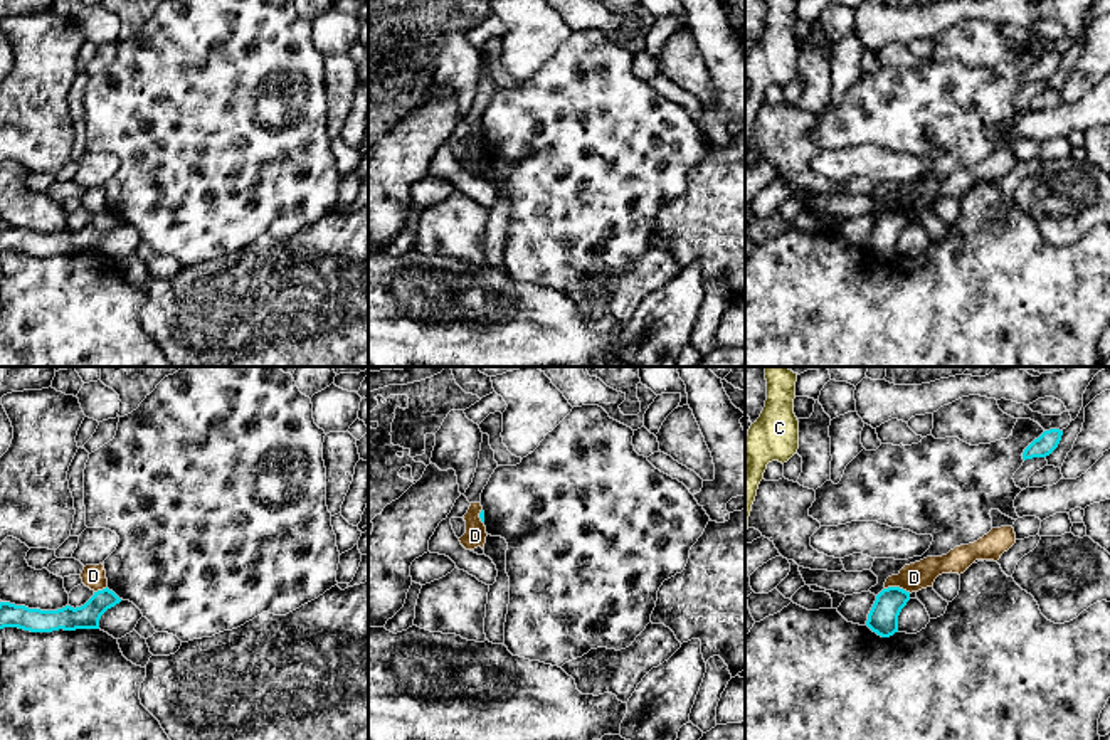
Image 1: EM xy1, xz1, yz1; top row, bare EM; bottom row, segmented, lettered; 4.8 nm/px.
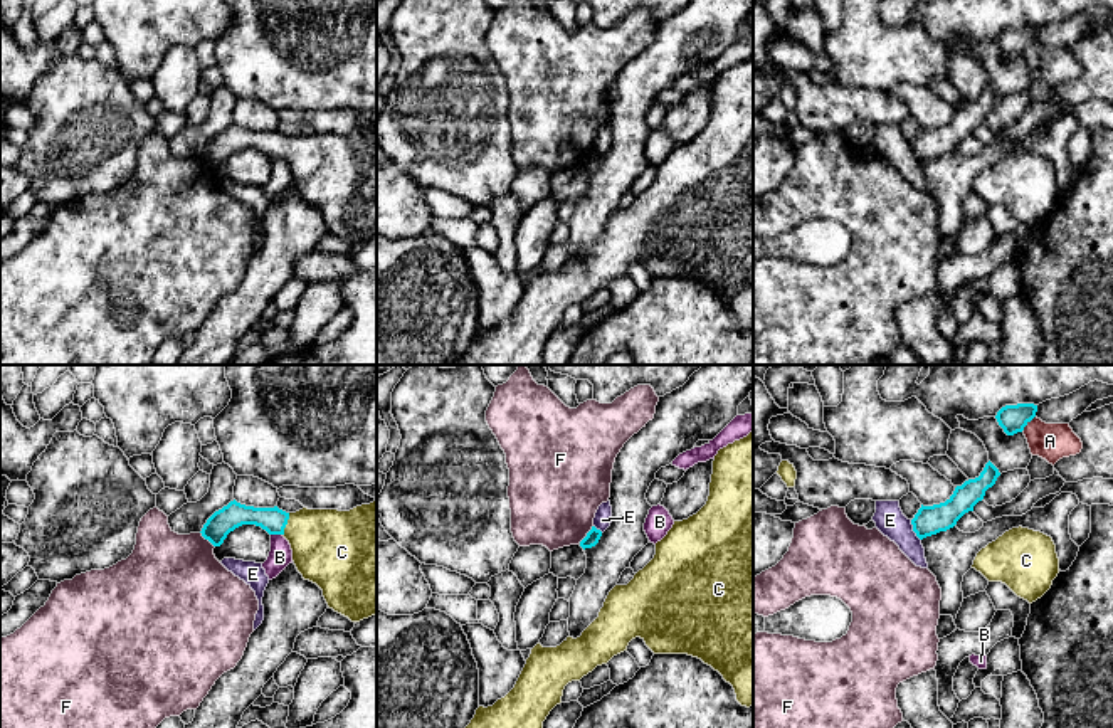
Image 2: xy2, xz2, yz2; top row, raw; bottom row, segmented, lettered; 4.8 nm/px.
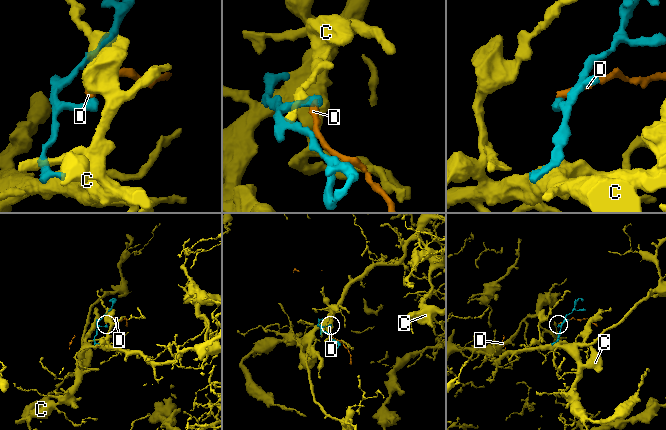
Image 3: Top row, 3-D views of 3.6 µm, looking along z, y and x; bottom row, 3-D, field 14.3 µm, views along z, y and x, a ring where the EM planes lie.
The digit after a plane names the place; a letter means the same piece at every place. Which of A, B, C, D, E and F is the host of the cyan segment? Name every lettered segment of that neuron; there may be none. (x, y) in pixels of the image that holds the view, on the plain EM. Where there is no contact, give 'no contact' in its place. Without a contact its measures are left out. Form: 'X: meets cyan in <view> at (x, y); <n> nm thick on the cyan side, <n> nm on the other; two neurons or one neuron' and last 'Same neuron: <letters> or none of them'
A: meets cyan in yz2 at (1026, 47); 140 nm thick on the cyan side, 180 nm on the other; two neurons
B: meets cyan in xy2 at (276, 157); 120 nm thick on the cyan side, 110 nm on the other; two neurons
C: meets cyan in xy2 at (286, 147); 120 nm thick on the cyan side, 380 nm on the other; one neuron
D: meets cyan in yz1 at (898, 211); 140 nm thick on the cyan side, 140 nm on the other; two neurons
E: meets cyan in yz2 at (913, 153); 140 nm thick on the cyan side, 140 nm on the other; two neurons
F: meets cyan in xz2 at (587, 157); 70 nm thick on the cyan side, 440 nm on the other; two neurons
Same neuron: C

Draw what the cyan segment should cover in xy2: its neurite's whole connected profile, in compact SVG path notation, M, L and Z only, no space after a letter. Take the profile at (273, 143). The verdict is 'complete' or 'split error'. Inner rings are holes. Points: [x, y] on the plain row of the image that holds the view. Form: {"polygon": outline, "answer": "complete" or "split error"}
{"polygon": "M230 124L215 135L202 160L220 170L242 148L282 158L304 203L316 207L330 232L360 245L377 237L377 124L350 135L308 133L286 136Z", "answer": "split error"}

